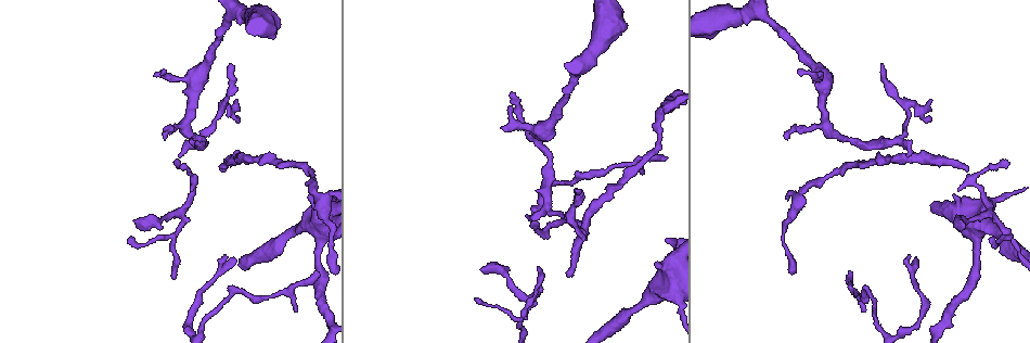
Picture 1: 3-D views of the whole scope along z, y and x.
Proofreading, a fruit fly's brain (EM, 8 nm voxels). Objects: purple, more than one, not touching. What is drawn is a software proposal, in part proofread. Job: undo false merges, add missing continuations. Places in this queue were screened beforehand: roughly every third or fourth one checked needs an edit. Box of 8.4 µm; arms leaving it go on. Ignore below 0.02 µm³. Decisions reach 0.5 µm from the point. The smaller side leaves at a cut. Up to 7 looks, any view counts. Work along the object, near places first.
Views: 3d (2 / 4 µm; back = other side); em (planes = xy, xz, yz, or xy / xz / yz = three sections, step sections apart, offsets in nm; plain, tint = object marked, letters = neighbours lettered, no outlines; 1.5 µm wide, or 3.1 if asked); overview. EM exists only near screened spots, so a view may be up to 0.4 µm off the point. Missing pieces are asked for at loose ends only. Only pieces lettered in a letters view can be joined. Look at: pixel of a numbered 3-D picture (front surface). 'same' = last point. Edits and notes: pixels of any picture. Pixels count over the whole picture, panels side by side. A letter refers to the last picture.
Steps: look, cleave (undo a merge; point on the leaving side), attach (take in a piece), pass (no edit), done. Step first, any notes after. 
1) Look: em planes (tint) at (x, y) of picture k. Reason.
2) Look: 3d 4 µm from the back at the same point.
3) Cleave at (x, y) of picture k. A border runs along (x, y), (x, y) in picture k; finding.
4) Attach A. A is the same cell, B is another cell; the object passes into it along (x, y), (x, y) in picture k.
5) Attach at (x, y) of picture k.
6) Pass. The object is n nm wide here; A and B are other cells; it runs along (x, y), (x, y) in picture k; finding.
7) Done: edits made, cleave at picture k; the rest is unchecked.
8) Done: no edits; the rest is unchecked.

Look: 3d 2 µm at (657, 265) of picture 1. Free end.

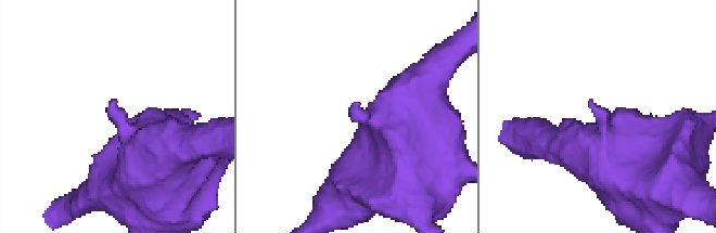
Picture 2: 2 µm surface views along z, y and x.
Look: em planes (letters) at (113, 100) of picture 2. Need the tissue.

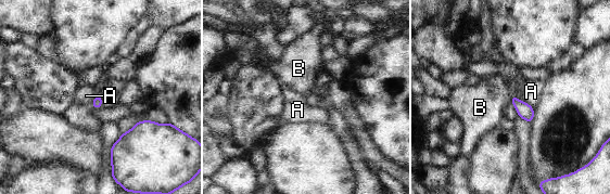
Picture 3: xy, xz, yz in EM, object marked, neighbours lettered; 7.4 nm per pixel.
Pass. A and B are other cells; a border runs along (513, 94), (510, 102) in picture 3; no lettered piece goes on from it.

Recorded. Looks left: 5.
Look: 3d 4 µm at (316, 272) of picture 1. Tapers out.

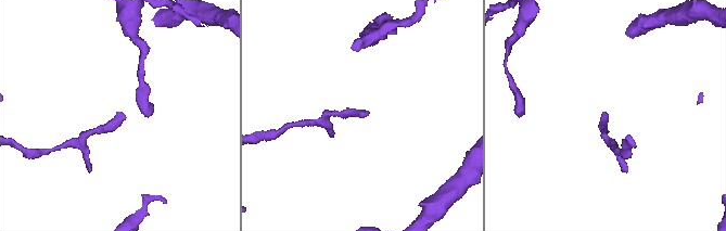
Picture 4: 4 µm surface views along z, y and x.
Look: em planes (letters) at (366, 112) of picture 4.

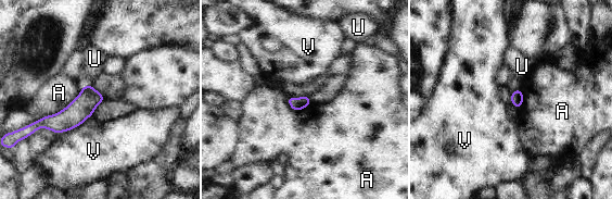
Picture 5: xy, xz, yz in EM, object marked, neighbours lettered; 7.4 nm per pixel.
Pass. The longest contact is with A, 380 nm; A, U and V are other cells; no lettered piece goes on from it.

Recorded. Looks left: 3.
Look: 3d 4 µm at (522, 317) of picture 1. Free end.

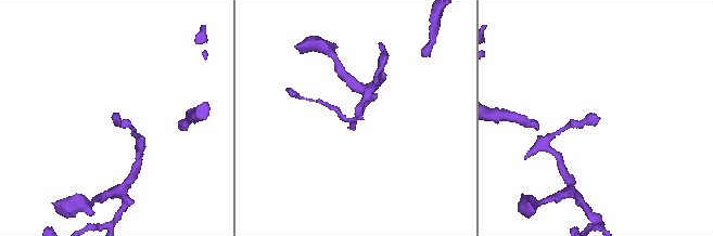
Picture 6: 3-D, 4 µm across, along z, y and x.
Look: em planes (letters) at (116, 116) of picture 6.

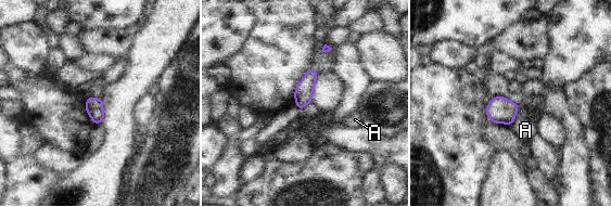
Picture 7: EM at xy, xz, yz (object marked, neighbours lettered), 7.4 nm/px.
Pass. The object is 130 nm wide here; the longest contact is with A, 50 nm; A is another cell; no lettered piece goes on from it.

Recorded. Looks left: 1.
Done: no edits; the rest is unchecked.

